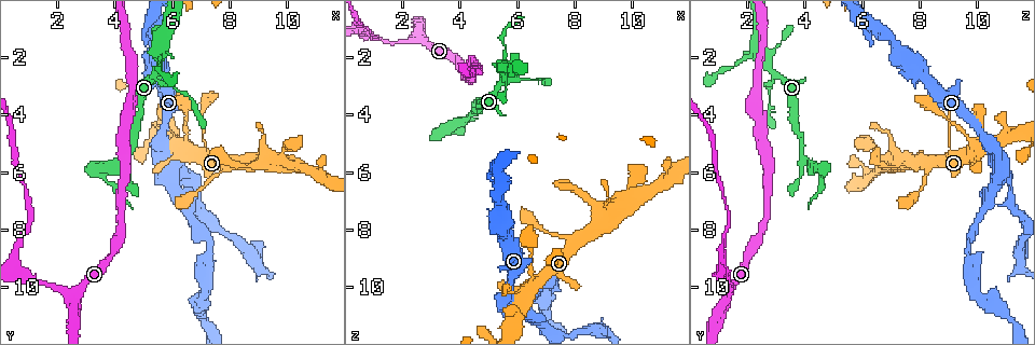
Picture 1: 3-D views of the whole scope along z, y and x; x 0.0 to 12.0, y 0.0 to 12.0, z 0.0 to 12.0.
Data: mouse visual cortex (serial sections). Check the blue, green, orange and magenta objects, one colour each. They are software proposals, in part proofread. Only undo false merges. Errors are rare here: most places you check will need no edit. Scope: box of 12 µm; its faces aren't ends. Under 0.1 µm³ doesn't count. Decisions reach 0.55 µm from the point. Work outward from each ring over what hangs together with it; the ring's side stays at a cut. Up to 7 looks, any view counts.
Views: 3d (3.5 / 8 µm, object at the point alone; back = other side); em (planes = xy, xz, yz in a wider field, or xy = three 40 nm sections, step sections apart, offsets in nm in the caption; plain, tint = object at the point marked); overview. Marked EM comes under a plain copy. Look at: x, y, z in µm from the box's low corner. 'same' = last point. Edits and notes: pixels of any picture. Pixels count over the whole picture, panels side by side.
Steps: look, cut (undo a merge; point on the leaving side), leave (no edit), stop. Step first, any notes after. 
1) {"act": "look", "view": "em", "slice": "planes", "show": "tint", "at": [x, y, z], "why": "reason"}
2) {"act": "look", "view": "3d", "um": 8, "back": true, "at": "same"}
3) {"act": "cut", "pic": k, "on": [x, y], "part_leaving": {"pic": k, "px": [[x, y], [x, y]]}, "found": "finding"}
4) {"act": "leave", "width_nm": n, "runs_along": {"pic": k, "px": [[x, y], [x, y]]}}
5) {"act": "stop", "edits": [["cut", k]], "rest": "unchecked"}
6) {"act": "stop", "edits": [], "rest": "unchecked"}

{"act": "look", "view": "3d", "um": 8, "at": [1.0, 7.4, 1.3], "why": "a narrow waist"}

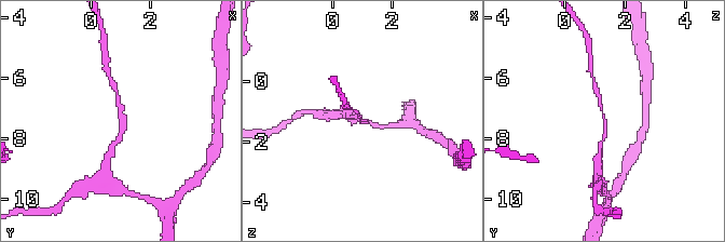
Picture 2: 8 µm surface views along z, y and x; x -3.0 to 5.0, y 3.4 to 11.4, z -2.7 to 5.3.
{"act": "look", "view": "3d", "um": 3.5, "at": [1.0, 7.5, 1.3]}

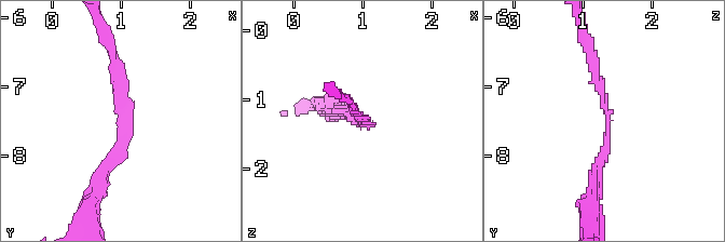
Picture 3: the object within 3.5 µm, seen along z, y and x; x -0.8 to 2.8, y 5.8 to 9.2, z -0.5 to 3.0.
{"act": "look", "view": "em", "slice": "xy", "step": 1, "show": "tint", "at": [1.05, 7.50, 1.35]}

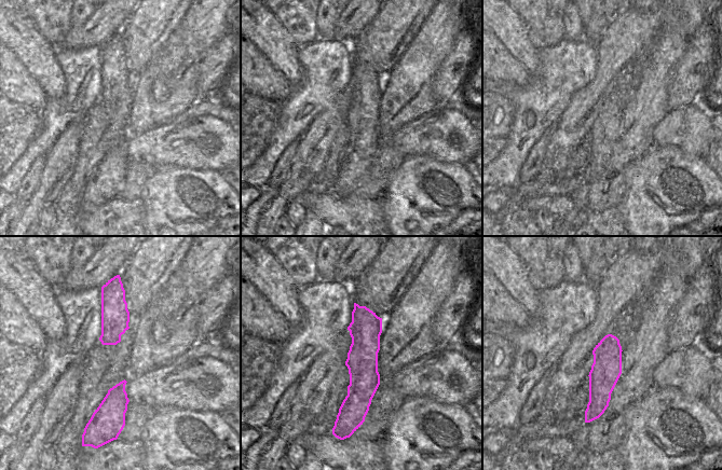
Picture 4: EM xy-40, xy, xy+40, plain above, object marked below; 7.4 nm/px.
{"act": "leave", "runs_along": {"pic": 4, "px": [[356, 307], [362, 389], [353, 428]]}, "found": "all the same cell"}

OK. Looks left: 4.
{"act": "look", "view": "3d", "um": 3.5, "at": [7.2, 8.8, 9.8], "why": "calibre changes"}

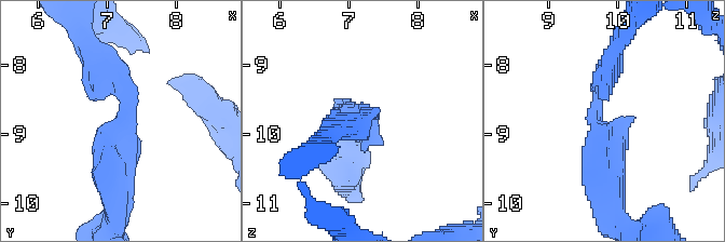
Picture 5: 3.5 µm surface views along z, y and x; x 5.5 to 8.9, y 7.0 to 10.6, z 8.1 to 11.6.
{"act": "look", "view": "em", "slice": "xy", "step": 1, "show": "tint", "at": [7.25, 8.85, 9.70]}

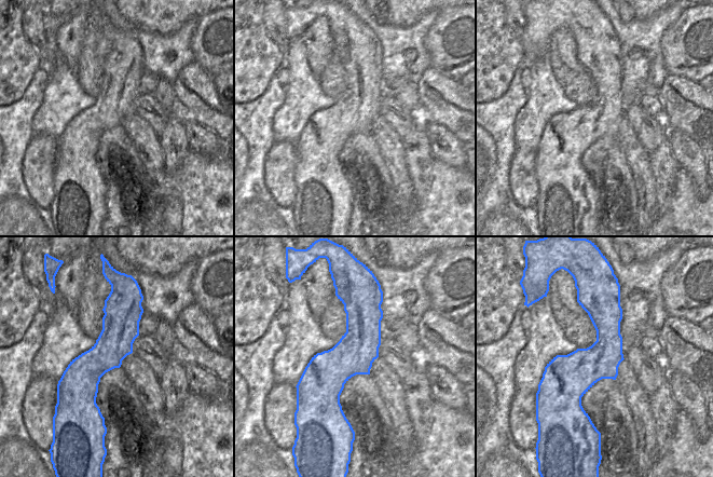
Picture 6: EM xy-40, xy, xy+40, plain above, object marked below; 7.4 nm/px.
{"act": "look", "view": "em", "slice": "planes", "show": "tint", "at": "same"}

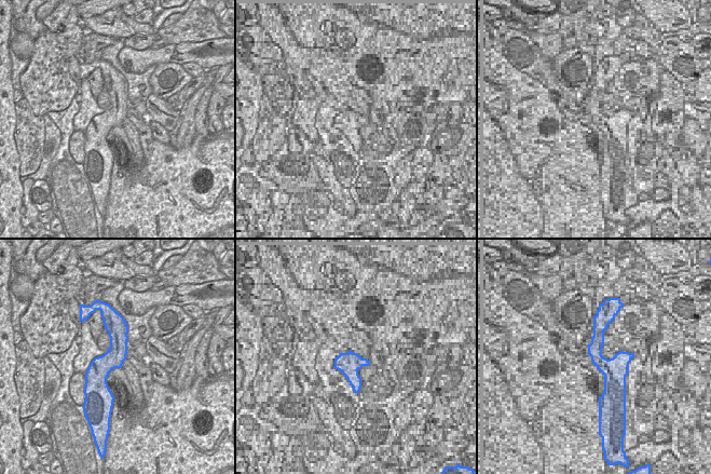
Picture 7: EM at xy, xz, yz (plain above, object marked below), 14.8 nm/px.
{"act": "leave", "runs_along": {"pic": 5, "px": [[103, 62], [128, 108], [106, 140], [112, 184]]}, "found": "all the same cell"}

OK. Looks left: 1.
{"act": "stop", "edits": [], "rest": "unchecked"}

